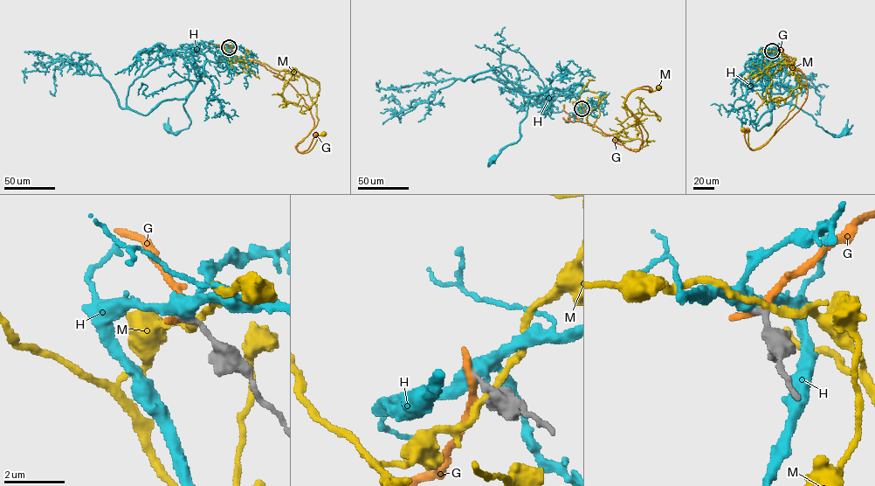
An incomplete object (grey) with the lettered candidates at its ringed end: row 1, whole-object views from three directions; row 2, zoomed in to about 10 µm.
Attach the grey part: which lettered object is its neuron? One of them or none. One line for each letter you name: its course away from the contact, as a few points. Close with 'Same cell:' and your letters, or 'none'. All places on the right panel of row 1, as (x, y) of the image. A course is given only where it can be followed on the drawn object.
Same cell: none

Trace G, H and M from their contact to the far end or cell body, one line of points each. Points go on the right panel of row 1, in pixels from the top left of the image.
G: (772, 51), (781, 49), (804, 74), (807, 97), (758, 148), (747, 145), (747, 130)
H: (772, 51), (772, 62), (760, 68), (759, 74), (771, 101), (778, 106), (795, 105), (834, 136), (845, 130)
M: (772, 51), (780, 61), (795, 58), (800, 93), (761, 147), (749, 149), (742, 129)

